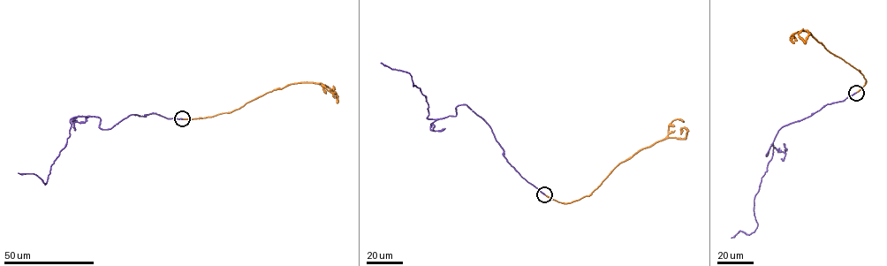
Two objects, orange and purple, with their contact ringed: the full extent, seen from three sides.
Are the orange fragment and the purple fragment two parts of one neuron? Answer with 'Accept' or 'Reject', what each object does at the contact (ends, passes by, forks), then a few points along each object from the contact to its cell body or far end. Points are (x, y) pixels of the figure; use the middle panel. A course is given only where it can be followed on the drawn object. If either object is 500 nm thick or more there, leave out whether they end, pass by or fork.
Accept. At the ring orange ends. At the ring purple ends. Course of orange: (544, 194), (568, 203), (588, 196), (620, 163), (667, 138), (684, 138), (687, 130), (681, 128), (681, 134). Course of purple: (544, 194), (511, 166), (491, 128), (466, 104), (455, 116), (427, 117), (426, 96), (410, 73), (381, 63)

